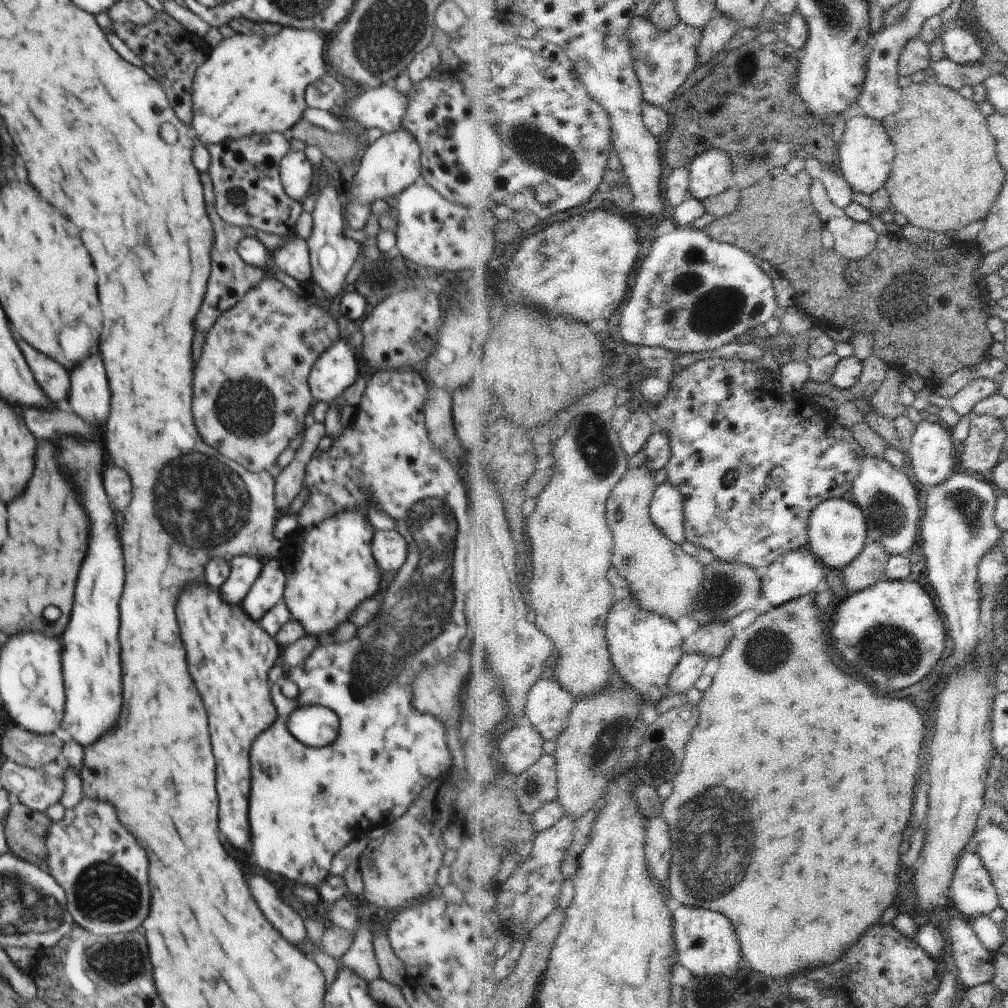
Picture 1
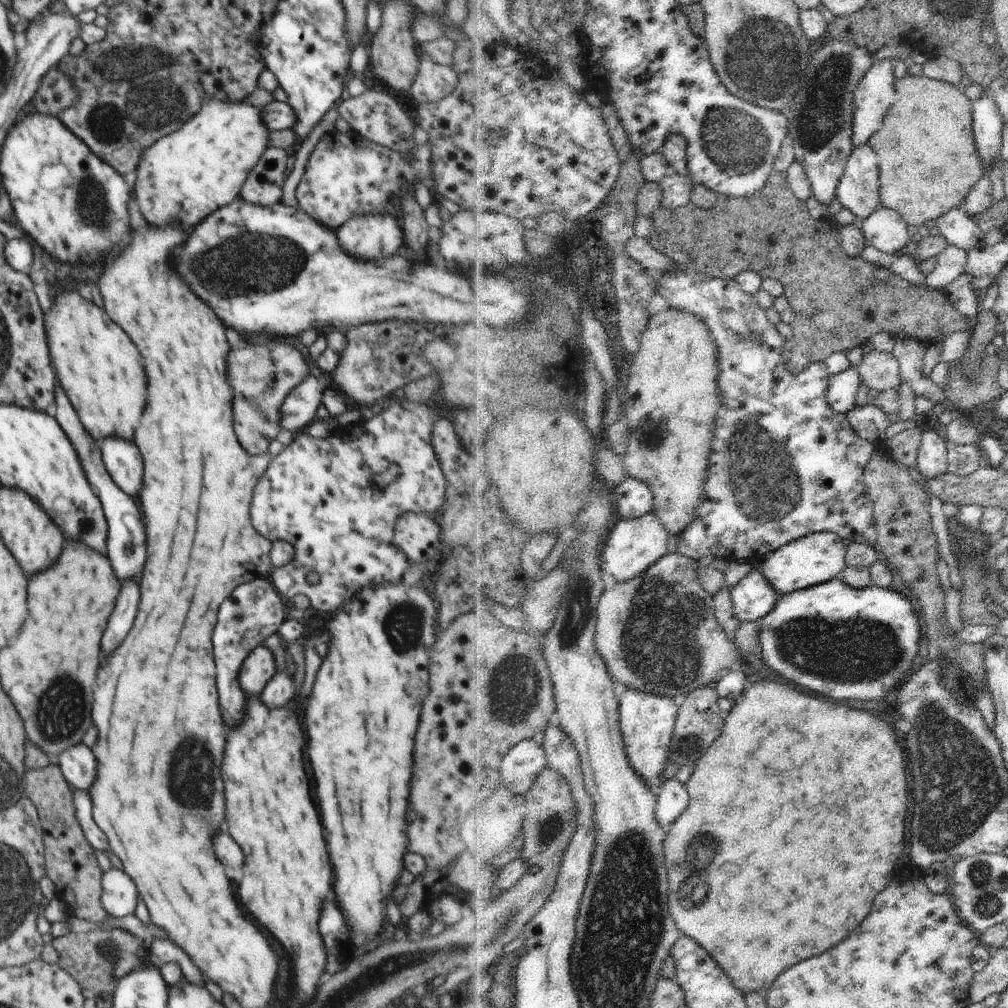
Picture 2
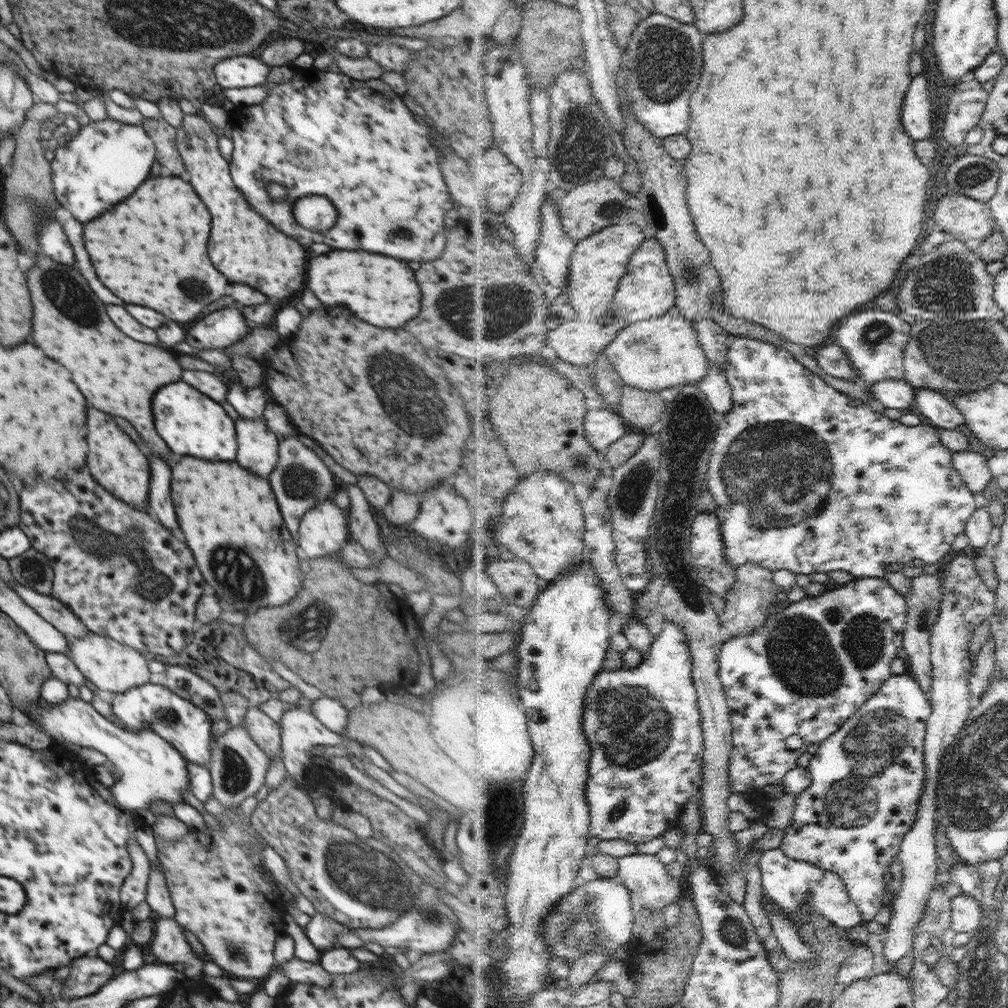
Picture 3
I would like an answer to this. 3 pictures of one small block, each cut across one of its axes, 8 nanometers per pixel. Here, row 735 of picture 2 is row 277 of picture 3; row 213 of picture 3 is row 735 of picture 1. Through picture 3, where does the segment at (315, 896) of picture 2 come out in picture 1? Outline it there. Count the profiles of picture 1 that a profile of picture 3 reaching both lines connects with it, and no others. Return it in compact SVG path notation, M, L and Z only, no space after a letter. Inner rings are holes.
M190 582L184 586L178 596L176 618L188 654L188 672L194 680L194 686L202 694L208 712L208 728L216 758L216 790L220 802L218 826L232 846L244 848L250 836L248 750L252 738L266 730L268 724L272 724L276 718L266 680L282 649L275 642L275 638L270 637L258 622L244 614L241 604L229 605L223 600L220 592L212 590L208 584Z

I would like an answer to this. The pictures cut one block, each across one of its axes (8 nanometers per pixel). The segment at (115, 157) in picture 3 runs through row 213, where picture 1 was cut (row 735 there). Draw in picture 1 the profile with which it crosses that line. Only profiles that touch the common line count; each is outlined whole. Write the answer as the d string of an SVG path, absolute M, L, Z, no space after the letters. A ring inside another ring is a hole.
M62 440L60 466L70 472L78 488L84 492L84 508L92 520L92 534L86 560L80 568L76 598L70 624L64 630L65 708L61 734L71 737L82 749L94 744L104 732L112 730L122 712L122 680L120 680L120 644L118 644L118 600L124 588L122 548L116 536L116 520L102 486L102 448L98 442Z

